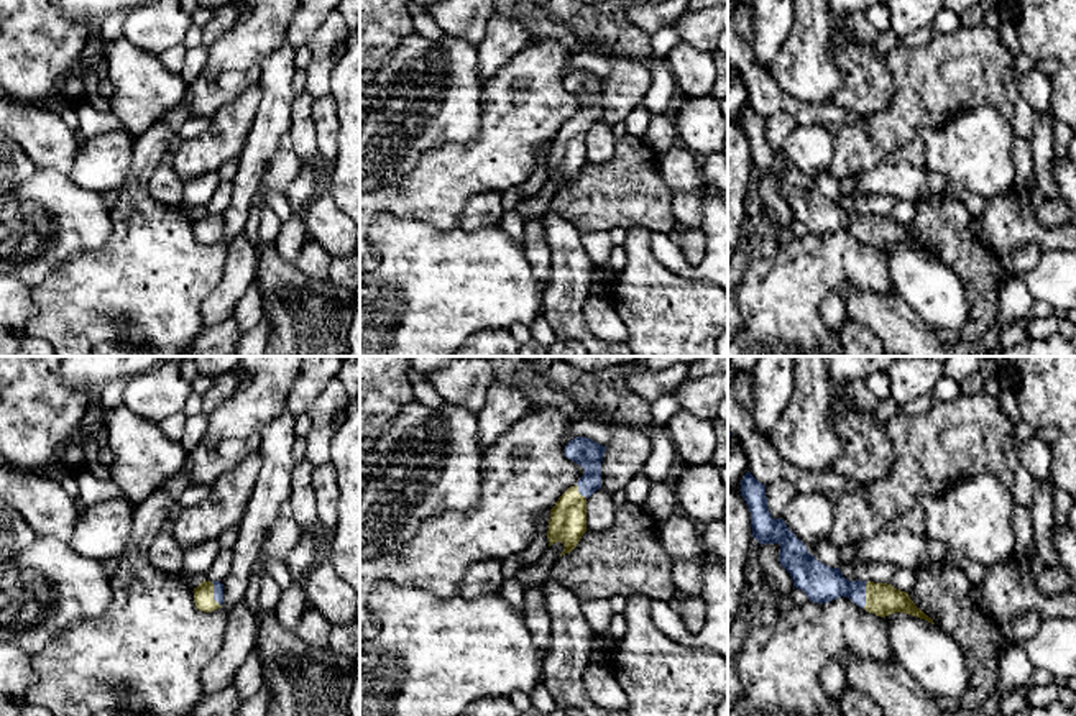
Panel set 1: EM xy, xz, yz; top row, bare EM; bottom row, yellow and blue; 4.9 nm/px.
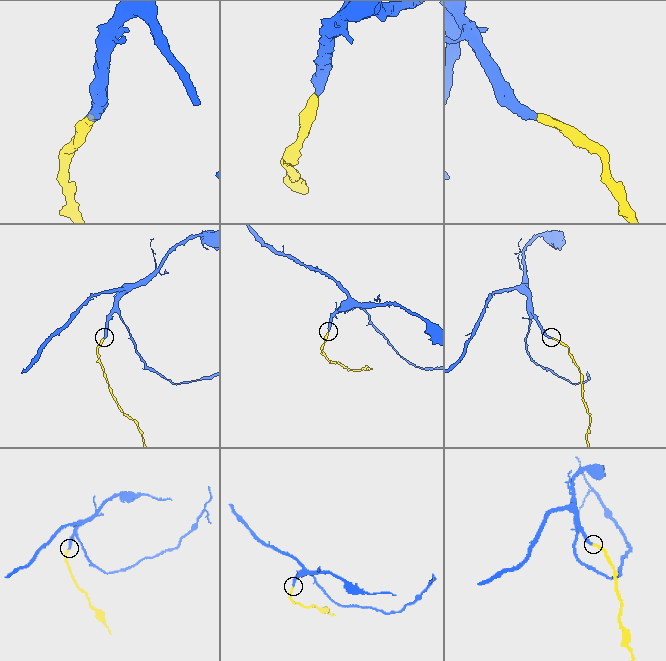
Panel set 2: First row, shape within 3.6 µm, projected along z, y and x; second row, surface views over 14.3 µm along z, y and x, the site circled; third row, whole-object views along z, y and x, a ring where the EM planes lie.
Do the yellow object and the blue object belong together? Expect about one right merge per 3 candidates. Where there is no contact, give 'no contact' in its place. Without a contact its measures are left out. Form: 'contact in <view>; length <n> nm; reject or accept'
contact in yz; length 140 nm; accept

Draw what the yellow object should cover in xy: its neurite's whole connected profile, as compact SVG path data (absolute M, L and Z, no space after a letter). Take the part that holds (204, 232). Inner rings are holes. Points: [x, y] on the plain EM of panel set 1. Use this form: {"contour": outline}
{"contour": "M202 213L194 220L194 235L199 243L210 245L222 240L223 217L220 213Z"}

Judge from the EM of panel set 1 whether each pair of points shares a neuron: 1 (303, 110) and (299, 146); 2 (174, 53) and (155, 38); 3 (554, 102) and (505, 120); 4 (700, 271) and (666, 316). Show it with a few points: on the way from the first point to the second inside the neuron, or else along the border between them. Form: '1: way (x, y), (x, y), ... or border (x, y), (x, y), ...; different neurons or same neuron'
1: way (301, 119), (301, 138); same neuron
2: border (181, 41), (158, 55); different neurons
3: way (542, 104), (526, 104), (516, 114); same neuron
4: border (659, 263), (684, 276), (710, 281); different neurons

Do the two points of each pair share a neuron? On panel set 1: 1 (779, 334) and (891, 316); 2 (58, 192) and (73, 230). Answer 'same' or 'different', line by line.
1: different
2: same

